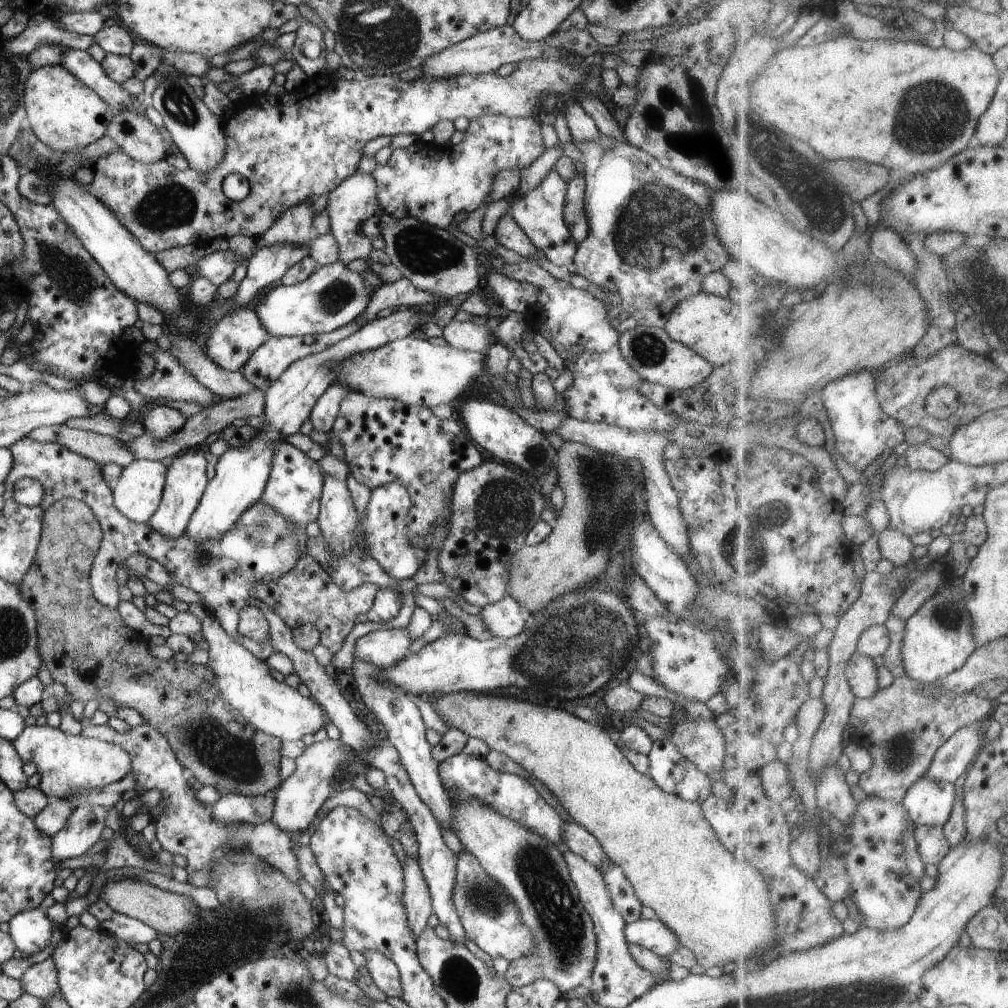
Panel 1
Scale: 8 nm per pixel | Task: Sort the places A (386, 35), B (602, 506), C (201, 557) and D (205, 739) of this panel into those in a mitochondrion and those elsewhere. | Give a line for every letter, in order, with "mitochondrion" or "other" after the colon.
A: mitochondrion
B: mitochondrion
C: mitochondrion
D: mitochondrion

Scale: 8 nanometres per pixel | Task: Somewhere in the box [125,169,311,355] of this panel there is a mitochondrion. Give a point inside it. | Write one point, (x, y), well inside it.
(170, 204)

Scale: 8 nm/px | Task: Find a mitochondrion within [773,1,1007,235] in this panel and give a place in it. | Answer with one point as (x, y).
(931, 116)

